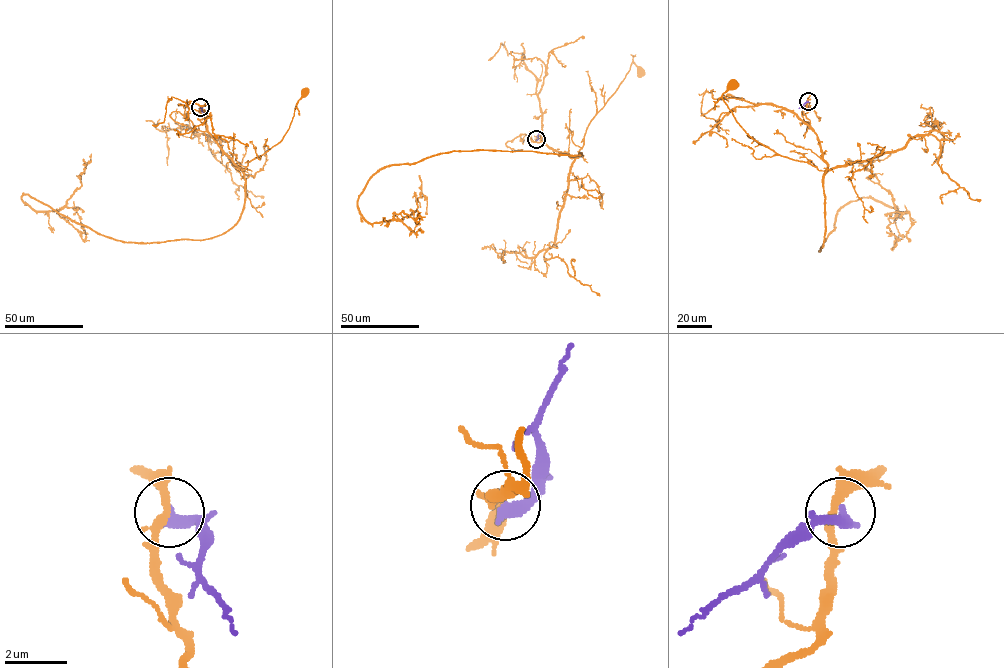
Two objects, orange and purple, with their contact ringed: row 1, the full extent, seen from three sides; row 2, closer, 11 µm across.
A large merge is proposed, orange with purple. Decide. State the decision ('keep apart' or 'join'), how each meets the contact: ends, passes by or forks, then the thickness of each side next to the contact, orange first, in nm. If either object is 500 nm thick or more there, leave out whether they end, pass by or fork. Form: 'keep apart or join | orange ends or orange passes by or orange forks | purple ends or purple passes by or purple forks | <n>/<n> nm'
keep apart | orange passes by | purple ends | 280/440 nm

